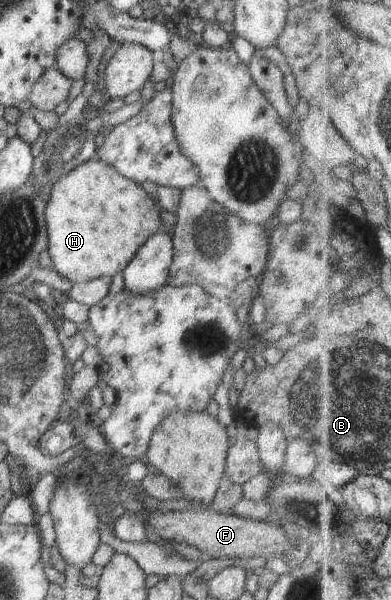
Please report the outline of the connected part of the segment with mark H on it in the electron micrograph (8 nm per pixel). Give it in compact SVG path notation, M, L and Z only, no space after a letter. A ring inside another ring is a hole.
M92 158L76 166L54 183L50 200L46 204L46 237L49 244L48 253L54 264L53 269L72 283L88 282L102 277L112 279L115 274L124 272L146 239L164 228L156 202L140 184L122 176L110 164L106 164L106 161L98 158Z

